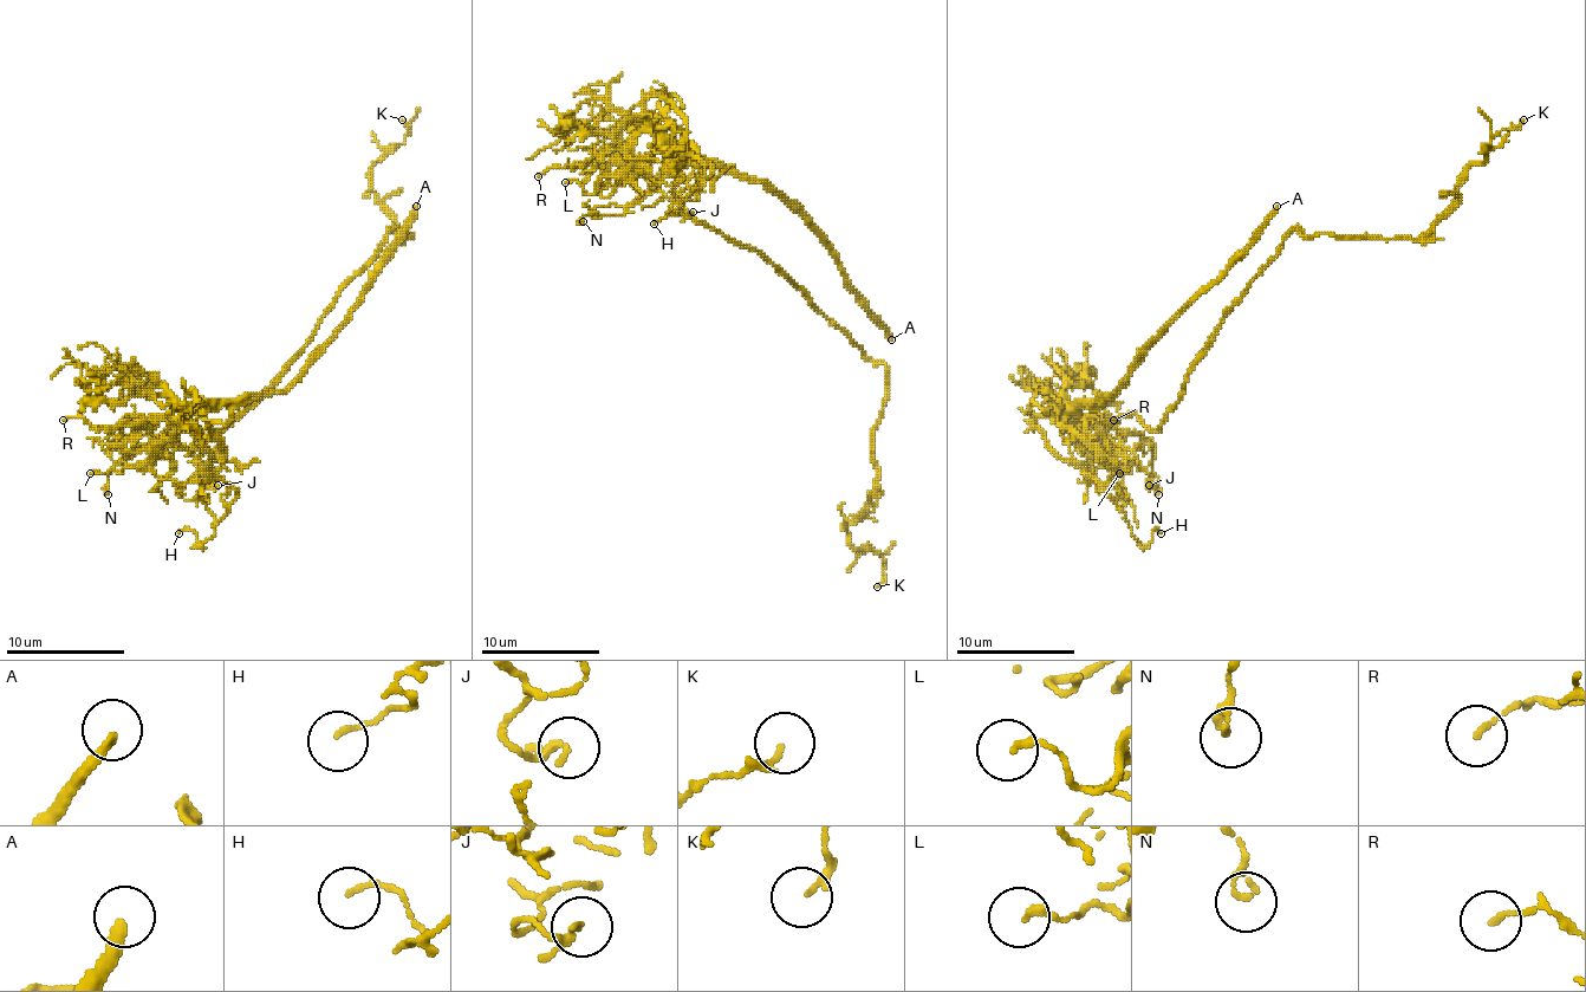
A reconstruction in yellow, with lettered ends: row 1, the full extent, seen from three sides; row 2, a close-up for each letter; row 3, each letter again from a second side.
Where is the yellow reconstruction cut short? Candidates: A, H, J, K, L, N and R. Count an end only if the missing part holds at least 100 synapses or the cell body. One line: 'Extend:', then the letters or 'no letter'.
Extend: A

